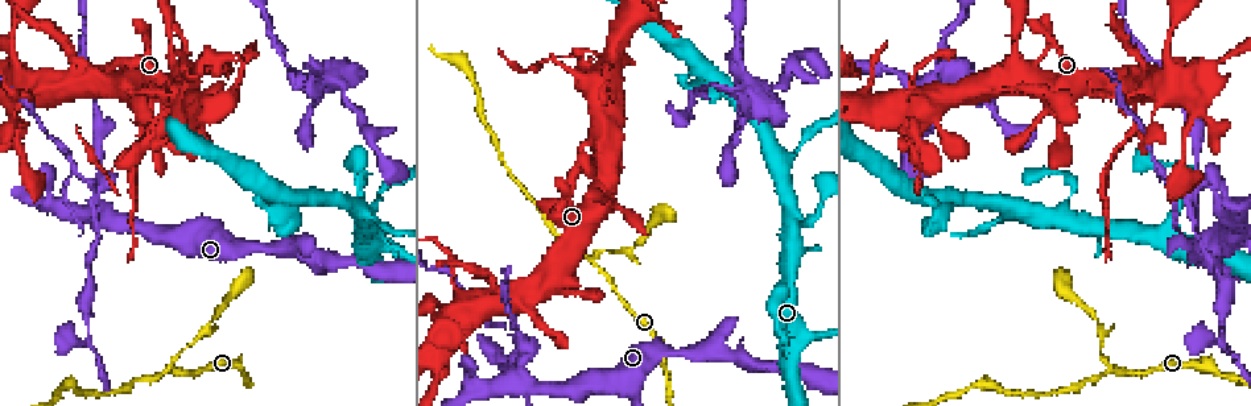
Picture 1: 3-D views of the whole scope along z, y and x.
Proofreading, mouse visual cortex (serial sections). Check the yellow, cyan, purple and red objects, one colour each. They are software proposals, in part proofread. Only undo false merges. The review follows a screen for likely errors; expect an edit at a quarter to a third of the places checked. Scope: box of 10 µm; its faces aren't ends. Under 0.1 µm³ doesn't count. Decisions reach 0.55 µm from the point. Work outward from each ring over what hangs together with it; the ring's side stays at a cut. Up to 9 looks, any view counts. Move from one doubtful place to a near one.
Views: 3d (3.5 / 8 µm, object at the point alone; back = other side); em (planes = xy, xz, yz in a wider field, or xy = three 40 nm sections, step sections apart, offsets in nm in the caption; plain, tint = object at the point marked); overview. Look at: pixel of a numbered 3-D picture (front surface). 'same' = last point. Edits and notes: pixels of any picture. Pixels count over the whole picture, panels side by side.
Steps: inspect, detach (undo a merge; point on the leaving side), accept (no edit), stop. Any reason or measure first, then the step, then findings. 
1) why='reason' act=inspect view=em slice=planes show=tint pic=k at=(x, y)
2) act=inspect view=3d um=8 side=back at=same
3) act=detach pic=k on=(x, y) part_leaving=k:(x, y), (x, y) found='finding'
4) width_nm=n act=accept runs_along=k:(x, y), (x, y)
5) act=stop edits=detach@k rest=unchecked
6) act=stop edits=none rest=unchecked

why='narrows sharply' act=inspect view=3d um=3.5 pic=1 at=(592, 202)

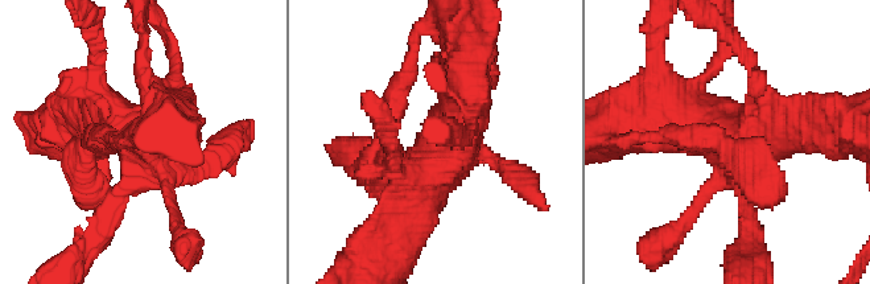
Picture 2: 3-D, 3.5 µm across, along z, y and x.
why='need the tissue' act=inspect view=em slice=xy step=1 show=tint pic=2 at=(140, 167)

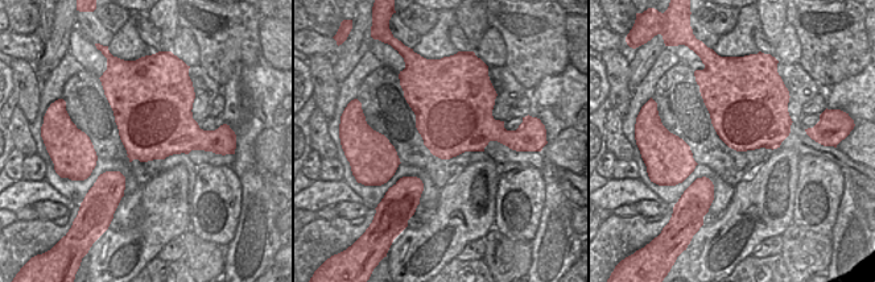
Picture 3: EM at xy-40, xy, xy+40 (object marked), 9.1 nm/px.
act=accept found='all the same cell'

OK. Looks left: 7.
why='looks like a crossing' act=inspect view=3d um=3.5 pic=1 at=(106, 182)

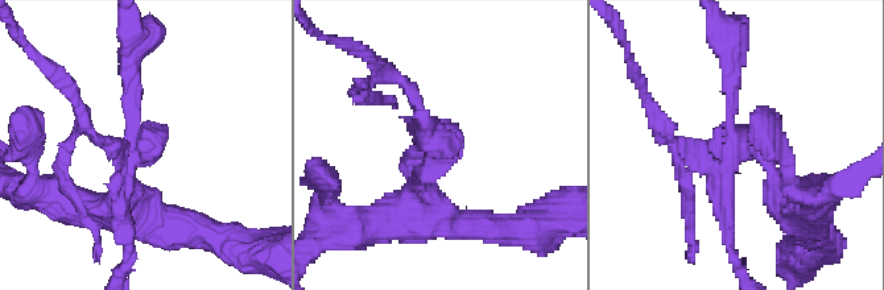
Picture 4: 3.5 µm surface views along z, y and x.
arms=4 arm_widths_nm=150,200,200,250 act=inspect view=em slice=xy step=3 show=tint pic=4 at=(737, 144)

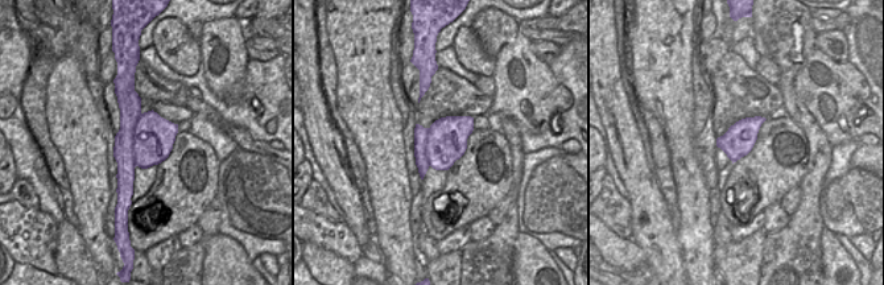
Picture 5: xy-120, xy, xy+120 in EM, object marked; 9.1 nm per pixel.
why='cut it another way' act=inspect view=em slice=planes show=tint at=same

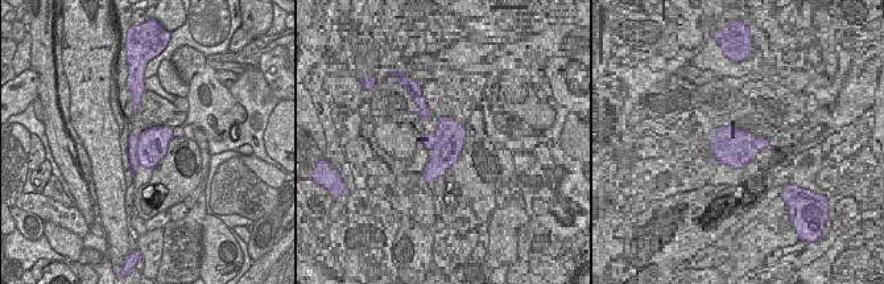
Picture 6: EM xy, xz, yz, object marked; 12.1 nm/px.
act=detach pic=4 on=(728, 81) part_leaving=4:(731, 158), (721, 215), (740, 272) found='two cells meet here'

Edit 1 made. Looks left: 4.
why='calibre changes' act=inspect view=3d um=3.5 pic=1 at=(1134, 100)

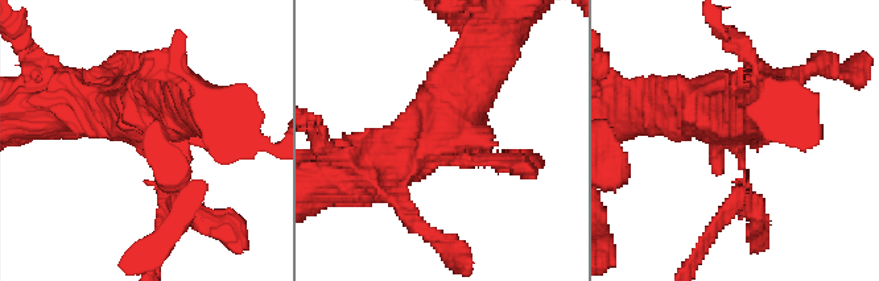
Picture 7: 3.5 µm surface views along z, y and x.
act=inspect view=em slice=xy step=5 show=tint at=same

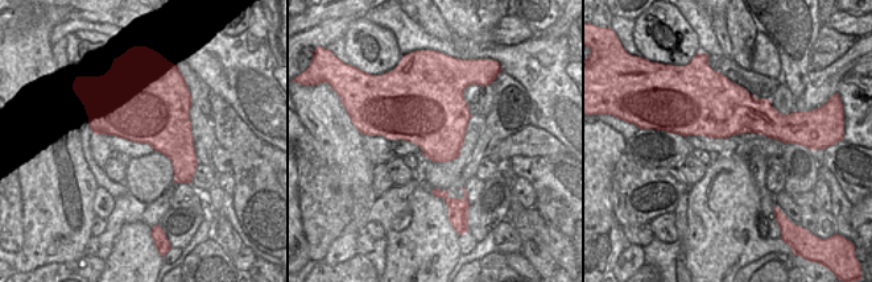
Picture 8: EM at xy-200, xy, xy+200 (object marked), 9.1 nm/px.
act=detach pic=7 on=(730, 213) part_leaving=7:(743, 172), (693, 268) found='two cells meet here'

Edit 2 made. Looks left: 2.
act=inspect view=3d um=3.5 pic=1 at=(781, 334)

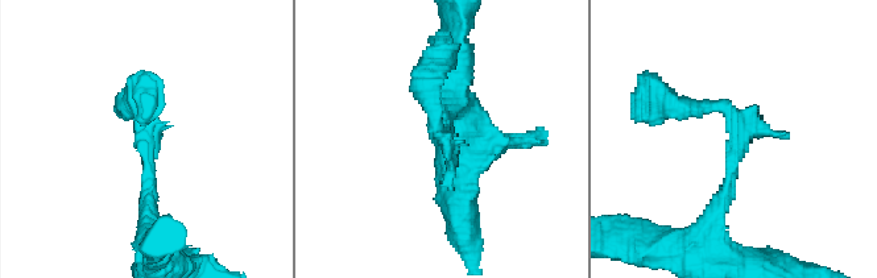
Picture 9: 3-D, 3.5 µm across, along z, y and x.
act=inspect view=em slice=planes show=tint pic=9 at=(738, 120)

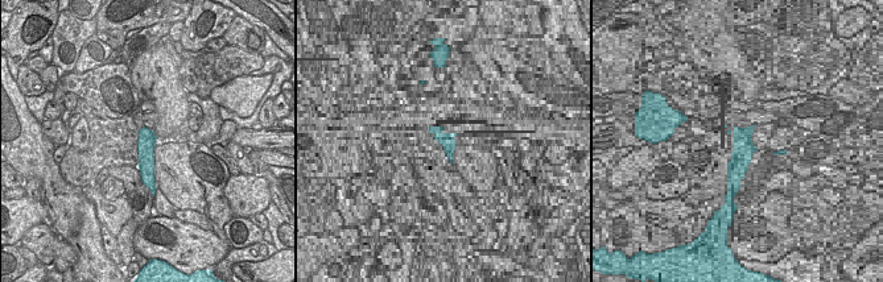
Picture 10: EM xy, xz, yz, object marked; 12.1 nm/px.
act=accept found='one cell here'

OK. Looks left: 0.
act=stop edits=detach@4,detach@7 rest=unchecked

